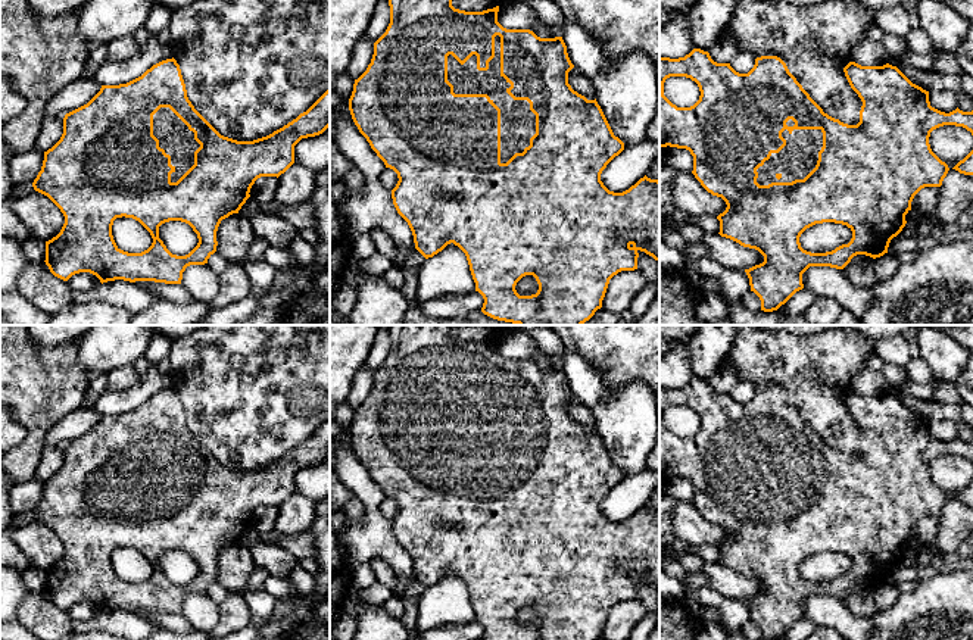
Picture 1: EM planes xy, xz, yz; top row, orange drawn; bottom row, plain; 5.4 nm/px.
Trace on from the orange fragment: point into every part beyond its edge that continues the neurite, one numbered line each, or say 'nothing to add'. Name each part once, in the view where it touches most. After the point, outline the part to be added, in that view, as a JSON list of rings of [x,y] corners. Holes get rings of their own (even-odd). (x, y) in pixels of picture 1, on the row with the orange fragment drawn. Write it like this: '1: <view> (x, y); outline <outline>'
1: xz (517, 121); outline [[[495,37],[495,57],[487,71],[477,69],[473,54],[461,65],[447,56],[447,81],[455,94],[487,94],[500,109],[500,163],[506,163],[515,153],[523,153],[536,134],[536,115],[527,100],[514,100],[506,90],[511,84],[500,75],[500,37]]]

